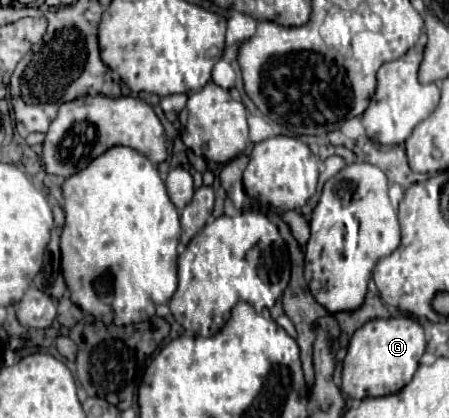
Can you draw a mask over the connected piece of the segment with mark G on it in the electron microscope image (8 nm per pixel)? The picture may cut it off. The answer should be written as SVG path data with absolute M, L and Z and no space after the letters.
M378 318L366 322L350 340L348 354L342 362L342 392L350 398L372 398L394 394L404 388L424 354L426 336L422 326L412 318Z

